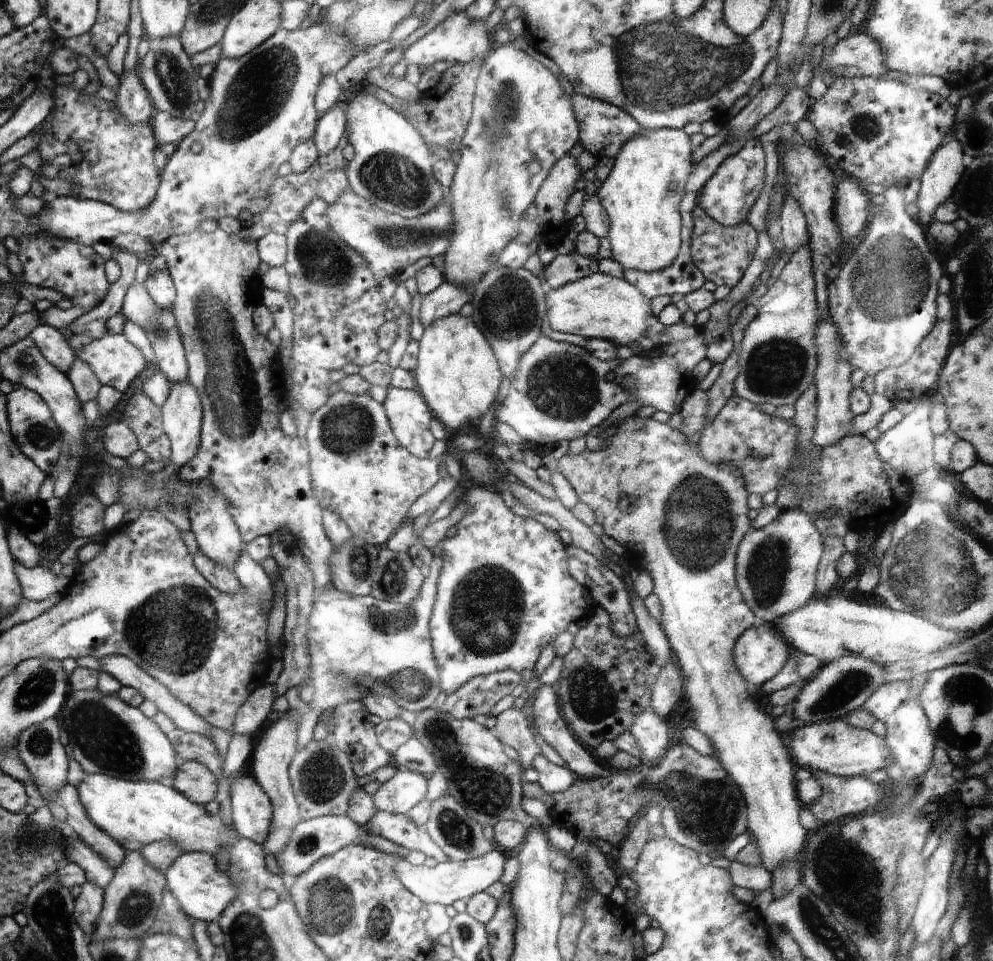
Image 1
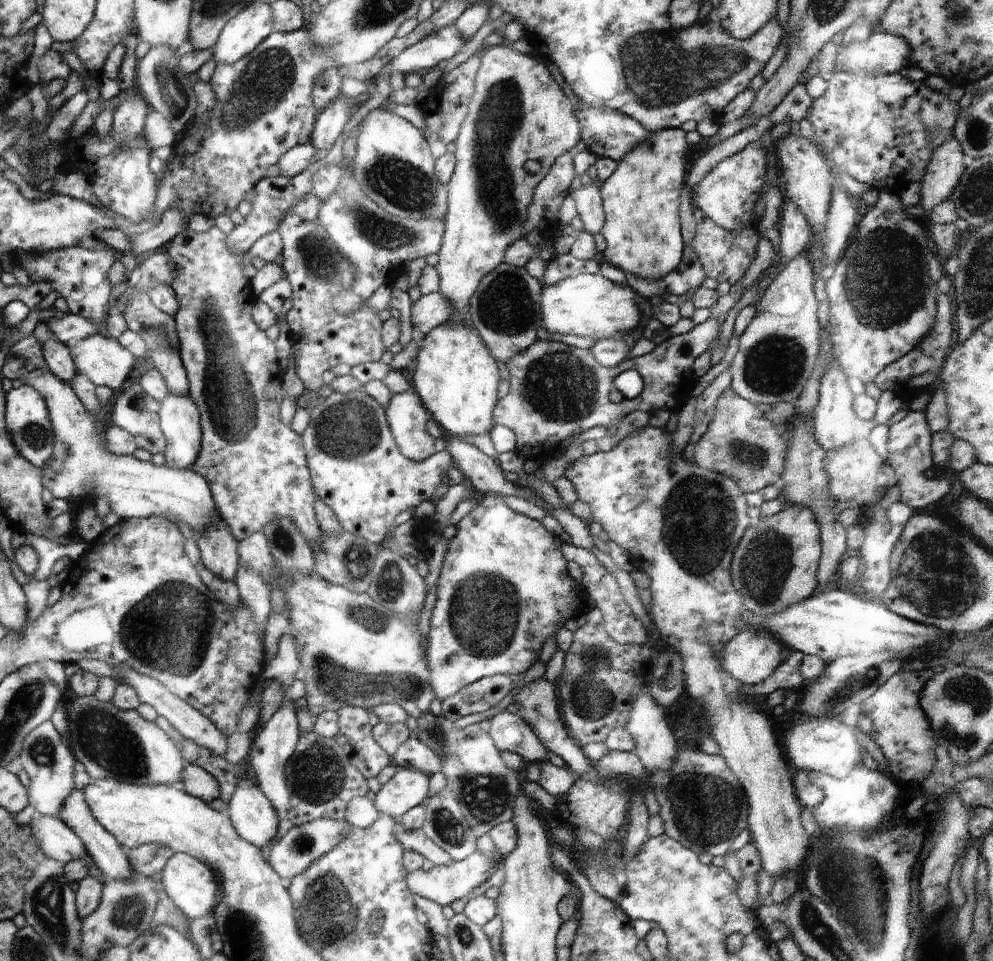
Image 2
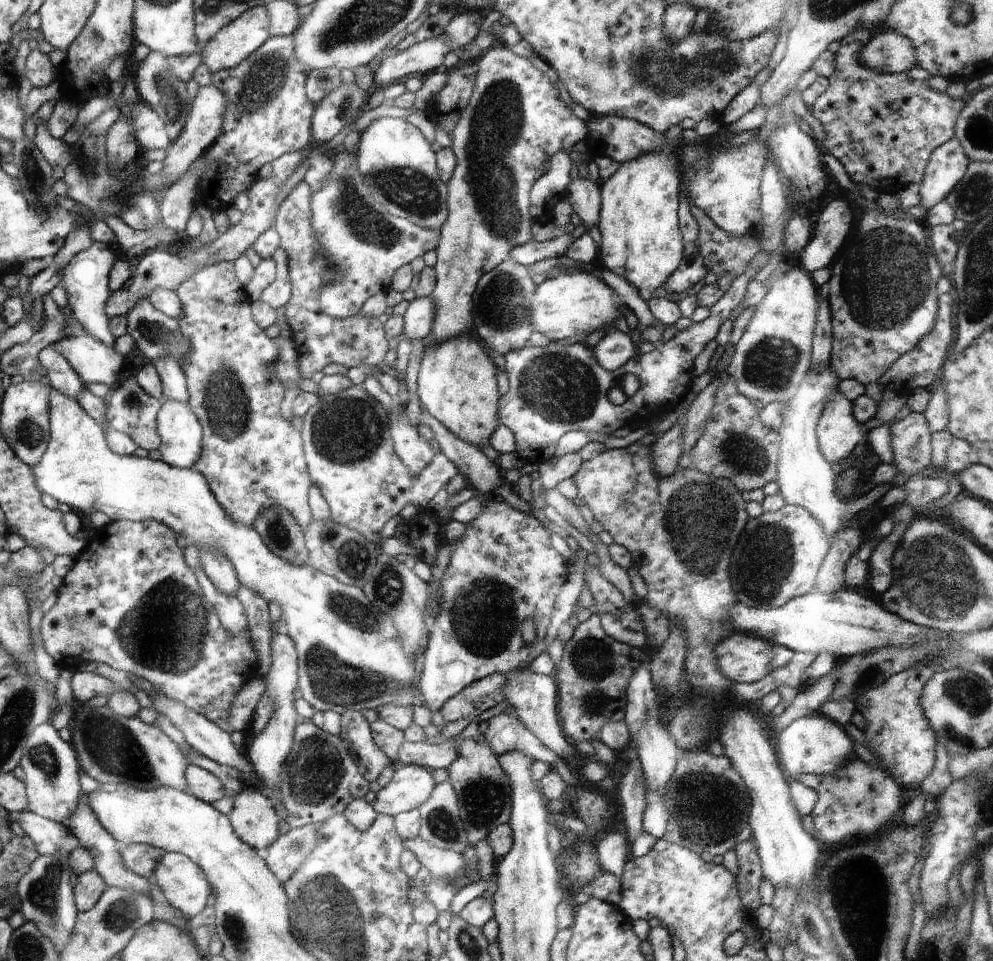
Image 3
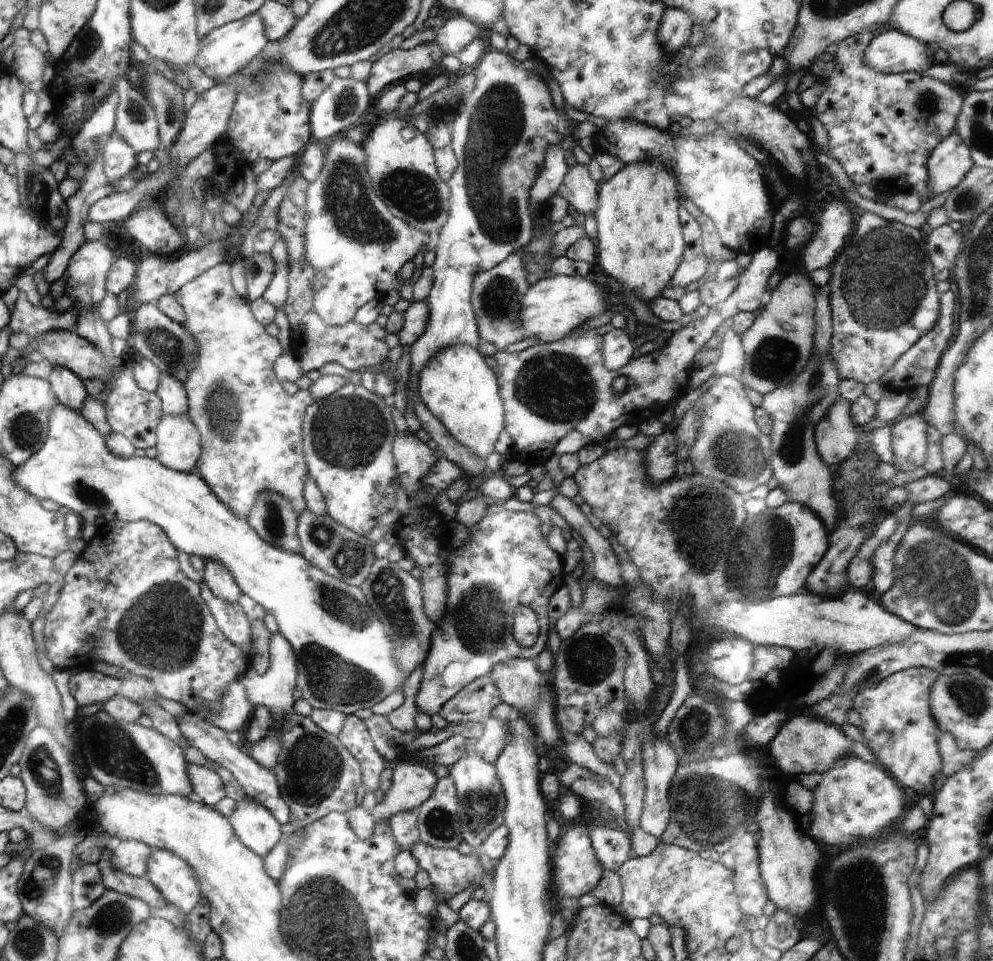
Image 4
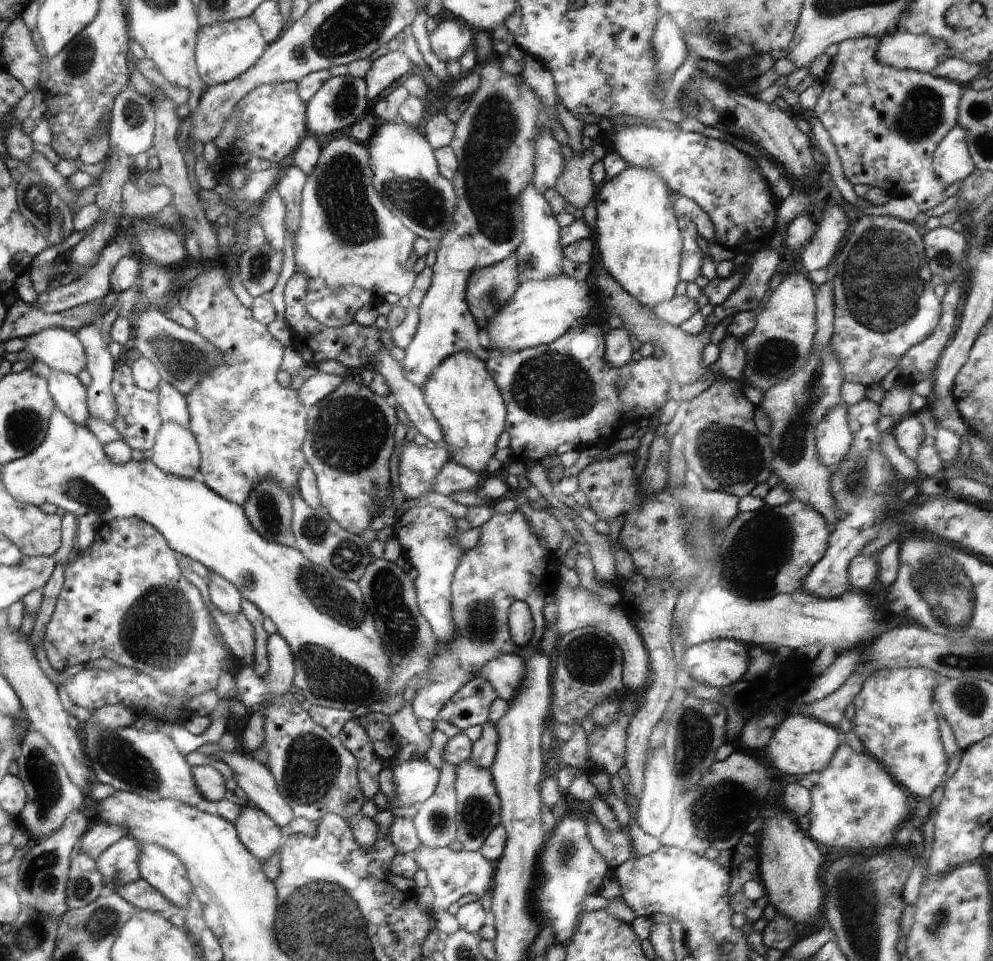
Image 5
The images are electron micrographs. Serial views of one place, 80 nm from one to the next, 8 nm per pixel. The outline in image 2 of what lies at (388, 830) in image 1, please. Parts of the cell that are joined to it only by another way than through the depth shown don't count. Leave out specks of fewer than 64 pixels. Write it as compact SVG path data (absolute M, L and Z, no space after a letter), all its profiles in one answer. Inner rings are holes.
M400 823L394 825L394 838L404 851L418 852L424 859L430 860L434 866L450 866L454 858L439 848L421 829L406 830Z

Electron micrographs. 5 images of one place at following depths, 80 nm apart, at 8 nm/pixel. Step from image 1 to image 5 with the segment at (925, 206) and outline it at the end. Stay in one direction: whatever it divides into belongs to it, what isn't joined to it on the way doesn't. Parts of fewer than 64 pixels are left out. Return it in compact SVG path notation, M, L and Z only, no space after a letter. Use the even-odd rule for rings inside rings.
M957 124L940 141L932 155L936 176L946 187L962 182L974 172L975 164L968 150L966 133Z

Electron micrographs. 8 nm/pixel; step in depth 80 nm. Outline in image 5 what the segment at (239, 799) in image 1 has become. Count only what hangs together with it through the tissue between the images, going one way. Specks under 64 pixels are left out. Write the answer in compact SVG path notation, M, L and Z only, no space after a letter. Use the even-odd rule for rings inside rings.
M244 806L239 817L233 822L240 834L242 844L260 862L278 853L284 840L280 827L256 806Z

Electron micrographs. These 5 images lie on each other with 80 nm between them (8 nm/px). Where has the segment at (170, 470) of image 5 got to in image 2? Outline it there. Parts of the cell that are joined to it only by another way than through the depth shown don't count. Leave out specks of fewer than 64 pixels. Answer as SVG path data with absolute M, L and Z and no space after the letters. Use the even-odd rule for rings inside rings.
M188 392L184 394L169 394L161 401L160 426L166 439L164 456L166 465L170 468L187 469L197 460L202 443L200 410Z

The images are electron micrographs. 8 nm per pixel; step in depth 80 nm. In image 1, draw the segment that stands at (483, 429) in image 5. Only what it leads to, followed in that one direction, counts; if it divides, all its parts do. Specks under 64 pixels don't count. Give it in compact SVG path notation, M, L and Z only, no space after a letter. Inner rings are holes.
M459 313L434 320L425 328L413 374L417 391L432 414L452 430L463 429L464 424L481 420L488 410L494 408L503 377L482 332L471 318L464 318Z

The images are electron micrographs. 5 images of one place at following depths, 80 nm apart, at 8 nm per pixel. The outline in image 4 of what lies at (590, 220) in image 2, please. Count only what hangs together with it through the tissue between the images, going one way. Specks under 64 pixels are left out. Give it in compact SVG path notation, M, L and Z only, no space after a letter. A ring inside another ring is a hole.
M576 164L568 168L557 194L585 215L596 211L598 192L599 183L591 179L588 165Z

